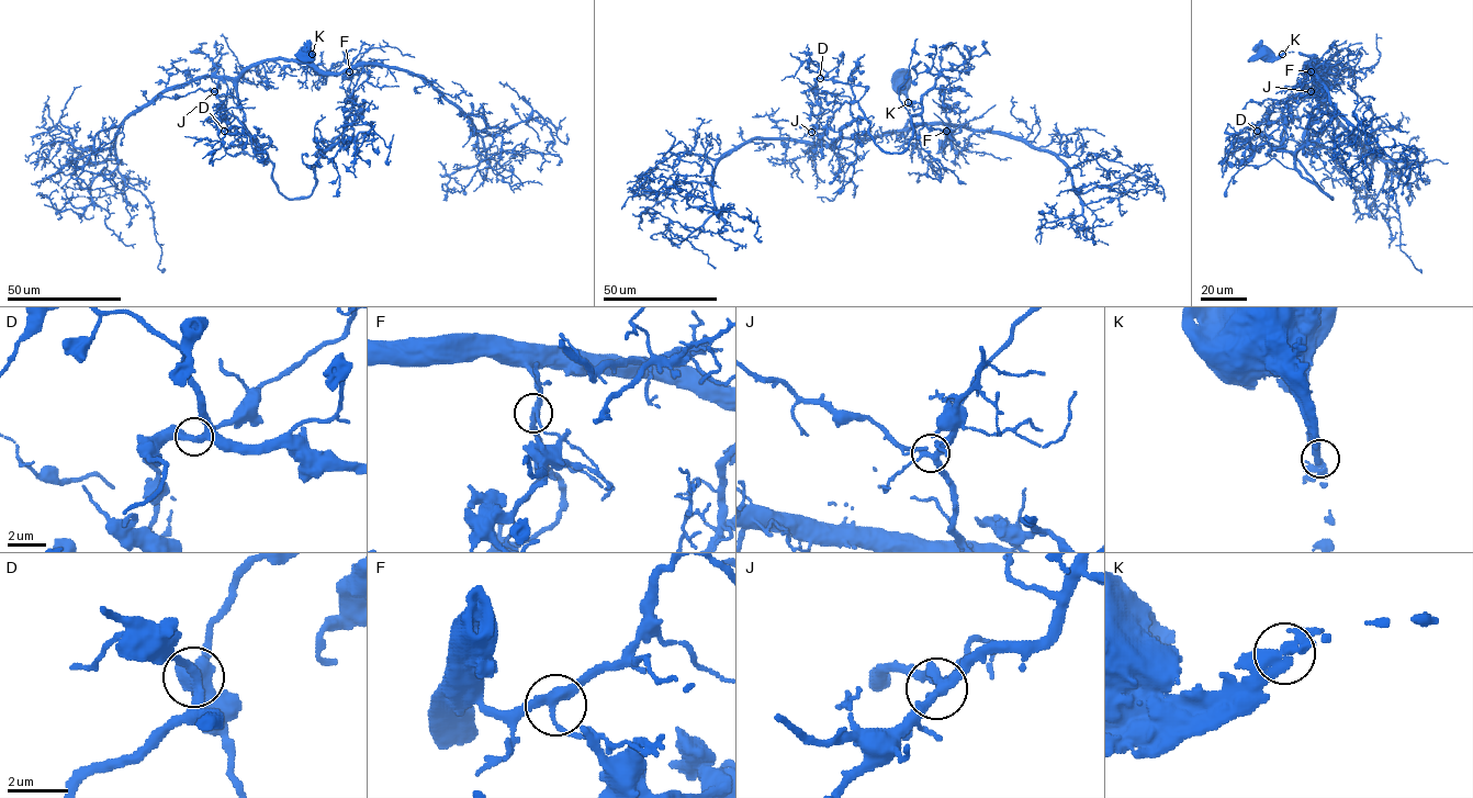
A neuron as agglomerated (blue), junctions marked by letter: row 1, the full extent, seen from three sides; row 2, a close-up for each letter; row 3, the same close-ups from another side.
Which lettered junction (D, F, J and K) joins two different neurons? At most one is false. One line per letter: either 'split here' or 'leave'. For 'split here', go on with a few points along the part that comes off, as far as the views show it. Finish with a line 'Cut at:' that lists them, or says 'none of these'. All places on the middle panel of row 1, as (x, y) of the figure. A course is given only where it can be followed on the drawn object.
D: leave
F: leave
J: leave
K: leave
Cut at: none of these

